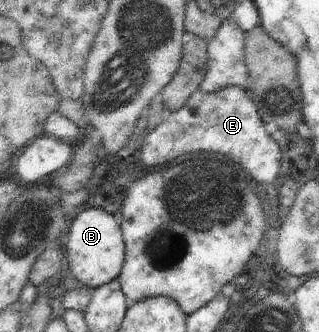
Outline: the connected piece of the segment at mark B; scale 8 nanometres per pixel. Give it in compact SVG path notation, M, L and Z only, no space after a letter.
M95 207L80 213L66 229L62 242L65 251L67 274L92 289L115 280L122 271L126 246L124 245L121 220L108 214L105 209Z

